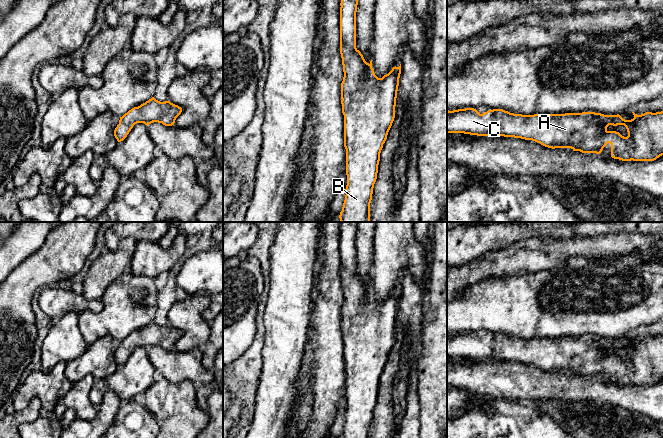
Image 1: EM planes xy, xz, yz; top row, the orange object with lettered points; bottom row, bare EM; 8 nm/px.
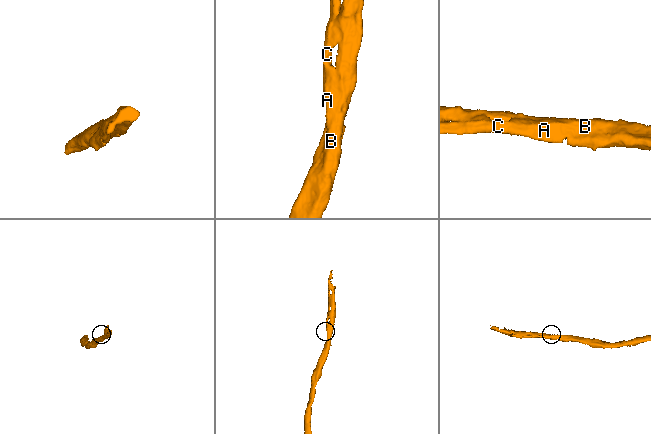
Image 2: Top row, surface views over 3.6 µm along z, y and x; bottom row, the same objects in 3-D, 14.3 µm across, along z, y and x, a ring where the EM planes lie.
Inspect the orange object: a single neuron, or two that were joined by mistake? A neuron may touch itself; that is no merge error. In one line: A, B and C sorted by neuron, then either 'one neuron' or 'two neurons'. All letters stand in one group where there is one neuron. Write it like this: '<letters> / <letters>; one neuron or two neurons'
A B C; one neuron

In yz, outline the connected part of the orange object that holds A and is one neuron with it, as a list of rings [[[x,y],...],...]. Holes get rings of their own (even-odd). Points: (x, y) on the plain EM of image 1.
[[[474,332],[458,333],[447,335],[447,357],[464,357],[477,360],[504,360],[532,364],[548,372],[571,372],[573,375],[582,377],[600,378],[603,372],[611,368],[611,381],[622,385],[654,385],[663,379],[663,335],[661,336],[646,336],[637,339],[632,336],[634,342],[631,344],[623,343],[619,338],[604,339],[595,336],[582,337],[565,337],[565,338],[534,338],[522,339],[514,338],[503,333],[493,333],[480,338]],[[609,349],[617,350],[624,349],[627,353],[628,360],[624,361],[619,356],[608,355]]]

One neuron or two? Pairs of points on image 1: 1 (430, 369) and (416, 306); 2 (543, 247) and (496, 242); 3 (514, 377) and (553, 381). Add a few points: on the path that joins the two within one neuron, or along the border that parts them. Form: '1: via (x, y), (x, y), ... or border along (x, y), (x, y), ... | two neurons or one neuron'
1: border along (426, 307), (422, 322), (421, 347), (418, 353) | two neurons
2: border along (534, 238), (525, 238), (489, 252) | two neurons
3: via (524, 381), (543, 381) | one neuron

